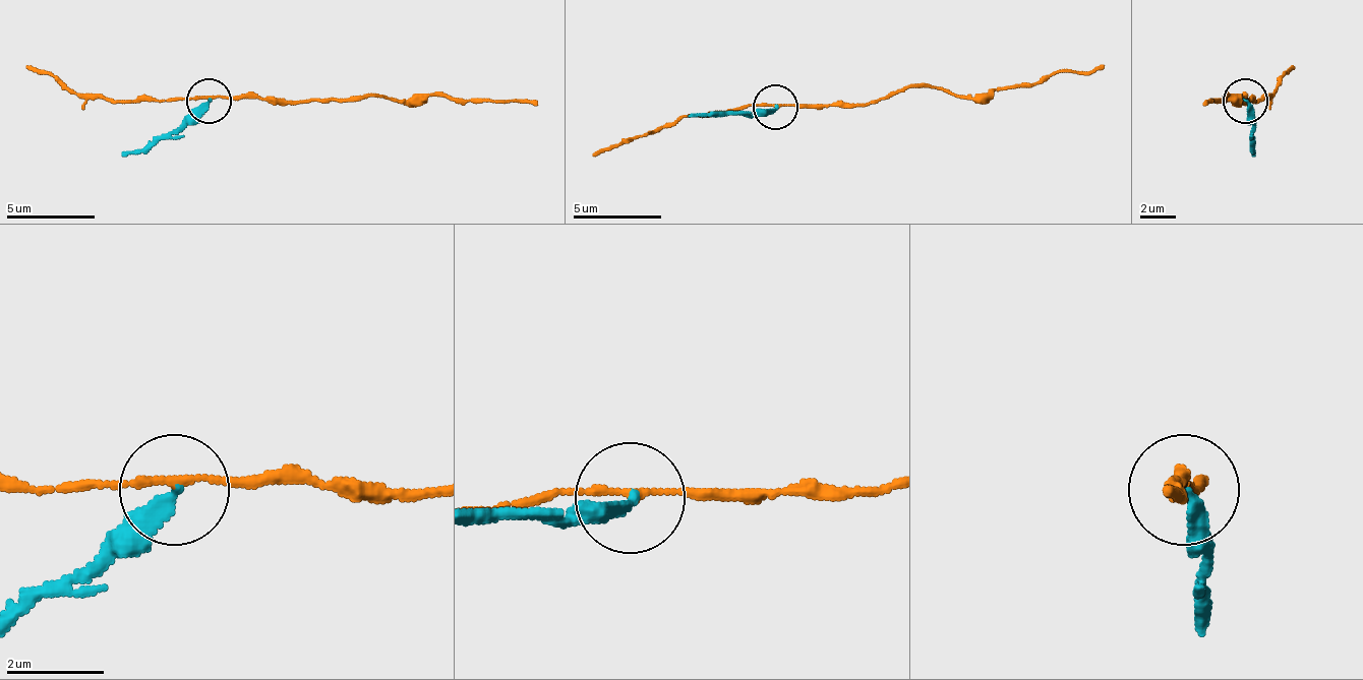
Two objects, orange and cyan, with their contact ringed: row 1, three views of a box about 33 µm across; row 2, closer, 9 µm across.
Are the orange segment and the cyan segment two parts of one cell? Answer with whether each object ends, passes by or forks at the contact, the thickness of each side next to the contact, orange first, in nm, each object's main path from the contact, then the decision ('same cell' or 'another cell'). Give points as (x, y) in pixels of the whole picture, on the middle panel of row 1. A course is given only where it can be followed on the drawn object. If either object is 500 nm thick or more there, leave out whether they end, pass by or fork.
orange passes by | cyan ends | 150/320 nm | orange via (774, 106), (868, 106), (907, 88), (992, 97), (1059, 70), (1103, 66) | cyan via (774, 106), (738, 115), (690, 115) | another cell

